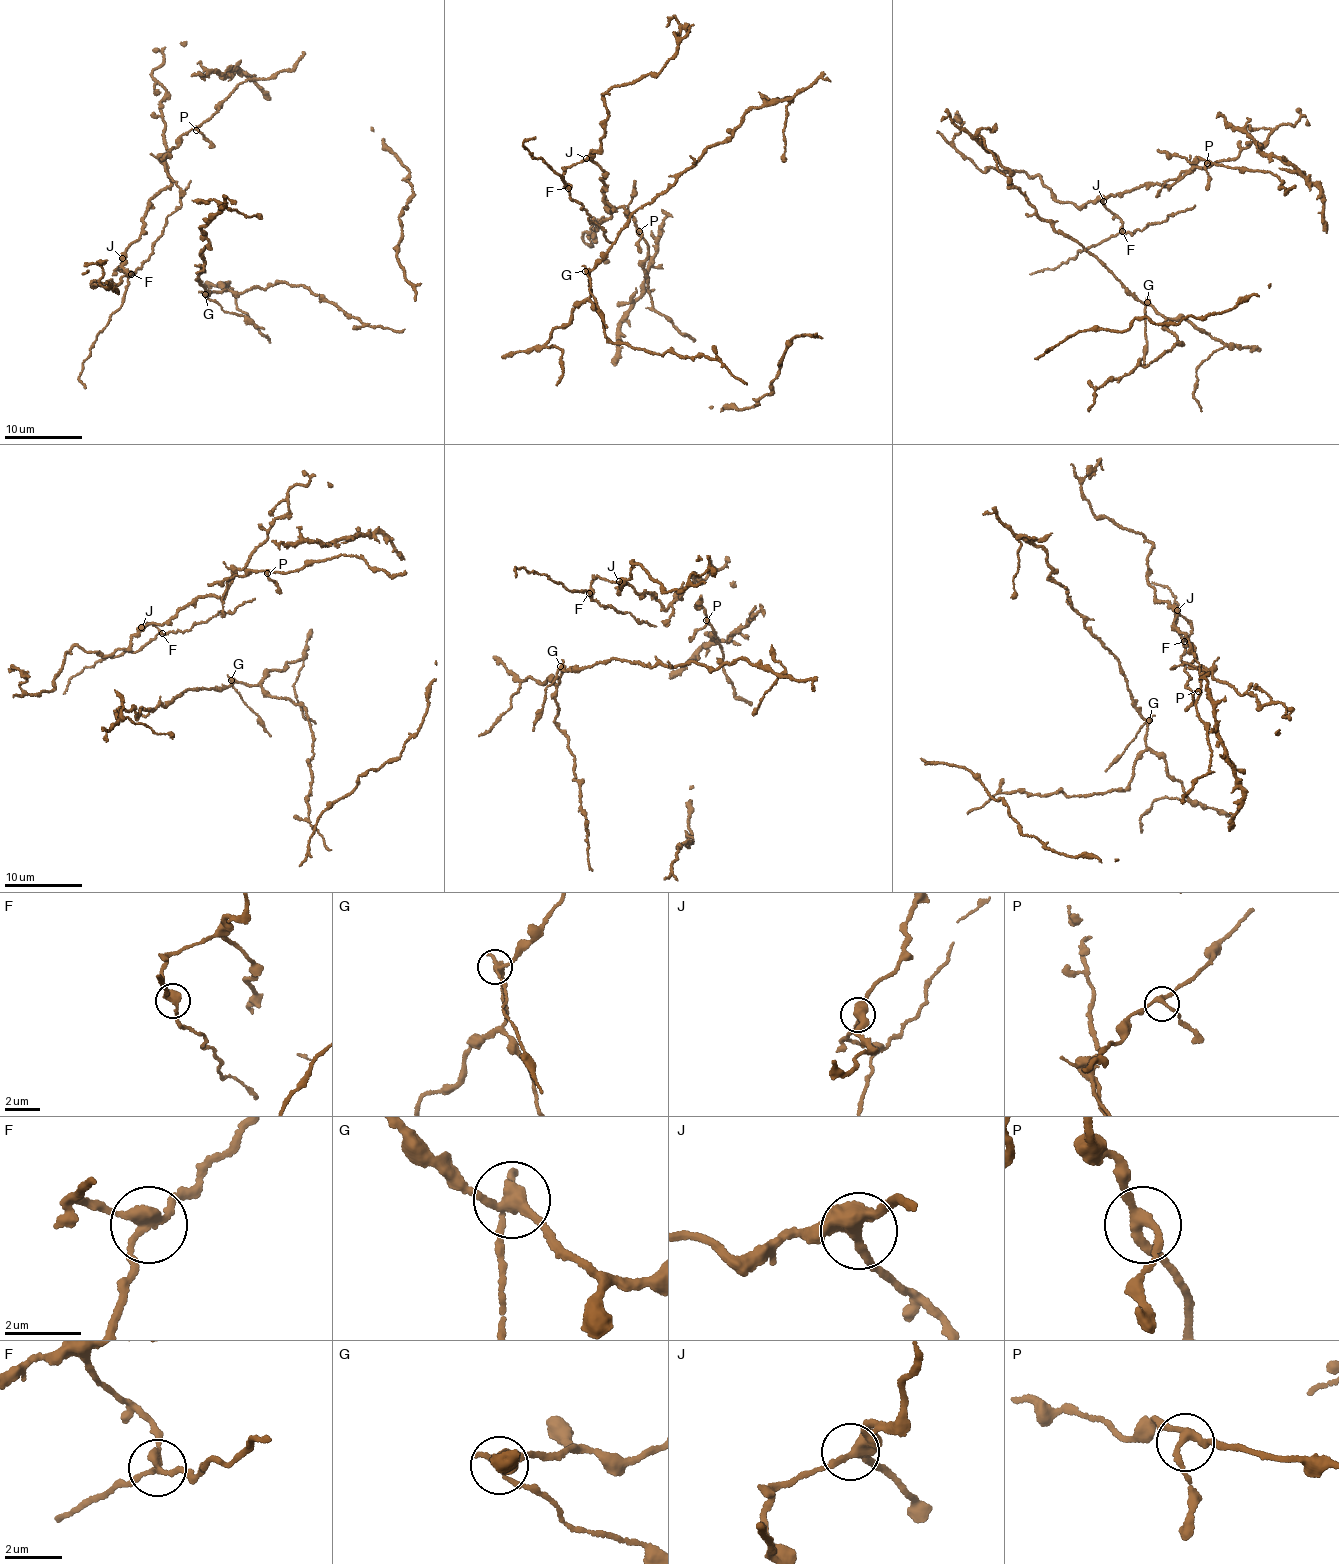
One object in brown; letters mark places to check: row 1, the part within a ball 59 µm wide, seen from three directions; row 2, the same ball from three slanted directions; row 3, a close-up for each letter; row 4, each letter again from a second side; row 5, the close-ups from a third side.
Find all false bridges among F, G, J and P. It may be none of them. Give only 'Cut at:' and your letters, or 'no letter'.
Cut at: F, G

